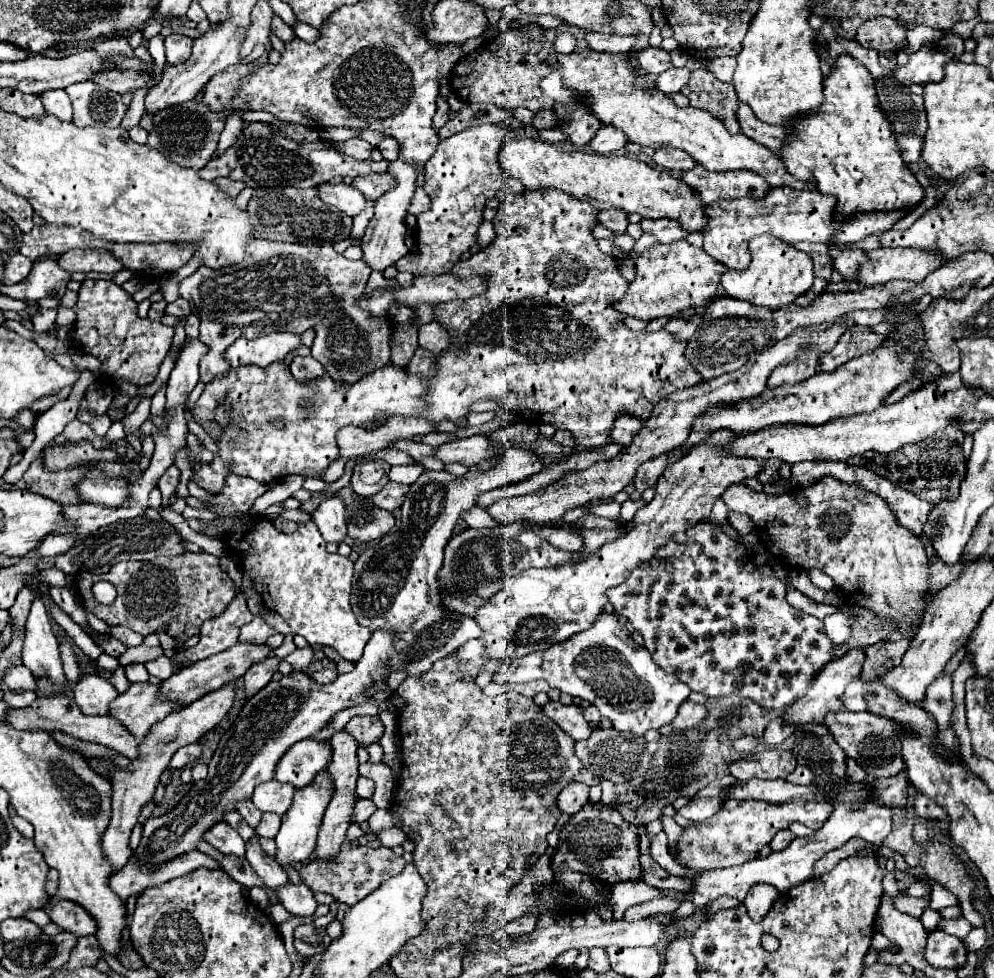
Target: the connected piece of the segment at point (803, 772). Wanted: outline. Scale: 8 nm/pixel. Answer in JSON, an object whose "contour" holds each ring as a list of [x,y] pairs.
{"contour":[[[795,768],[795,772],[791,772],[787,776],[787,782],[793,782],[793,784],[811,784],[811,780],[815,778],[815,774],[809,770],[809,768]]]}

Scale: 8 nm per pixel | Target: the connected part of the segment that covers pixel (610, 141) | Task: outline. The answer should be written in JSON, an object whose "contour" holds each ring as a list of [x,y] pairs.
{"contour":[[[601,126],[601,130],[595,134],[595,138],[589,142],[589,148],[597,154],[611,154],[627,144],[627,138],[623,132],[611,128],[611,126]]]}

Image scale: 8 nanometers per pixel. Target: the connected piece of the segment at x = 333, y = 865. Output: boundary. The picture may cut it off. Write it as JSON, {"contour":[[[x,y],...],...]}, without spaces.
{"contour":[[[349,840],[343,842],[343,848],[335,860],[329,862],[309,862],[303,868],[299,868],[299,874],[303,882],[313,890],[313,892],[327,892],[335,900],[345,902],[349,906],[355,906],[361,902],[365,896],[369,896],[373,890],[381,886],[387,878],[399,874],[405,866],[405,860],[397,856],[391,848],[367,848],[367,846],[353,846]]]}

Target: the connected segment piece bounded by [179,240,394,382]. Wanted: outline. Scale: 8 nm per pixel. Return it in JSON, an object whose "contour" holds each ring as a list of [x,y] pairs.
{"contour":[[[257,240],[257,242],[253,242],[253,244],[247,248],[247,252],[249,252],[249,258],[247,258],[247,262],[243,262],[243,266],[239,266],[239,268],[235,268],[235,270],[209,270],[209,268],[199,268],[195,274],[191,274],[189,278],[185,278],[185,280],[181,282],[181,286],[179,286],[179,294],[191,304],[191,312],[201,320],[201,334],[199,334],[199,338],[201,338],[201,342],[205,342],[205,344],[209,346],[209,354],[203,356],[203,360],[201,360],[201,364],[199,364],[201,382],[211,382],[217,374],[225,374],[225,372],[229,370],[229,362],[223,358],[223,350],[225,350],[229,344],[233,344],[237,338],[241,338],[241,336],[243,336],[243,338],[255,338],[255,336],[263,336],[263,334],[277,332],[277,330],[289,330],[289,332],[295,332],[295,334],[299,332],[299,334],[301,334],[301,332],[305,332],[307,328],[315,328],[315,344],[313,344],[313,348],[311,348],[311,356],[317,358],[317,360],[325,366],[327,374],[329,374],[333,380],[357,382],[363,374],[371,374],[371,372],[375,372],[377,368],[389,364],[389,334],[392,333],[394,327],[392,326],[392,321],[386,316],[371,318],[369,314],[367,314],[367,318],[365,318],[365,312],[357,306],[357,296],[363,294],[365,284],[367,284],[369,274],[371,274],[371,268],[369,268],[363,260],[357,260],[357,262],[347,260],[345,256],[337,254],[331,246],[279,244],[279,242],[271,242],[271,240]]]}

